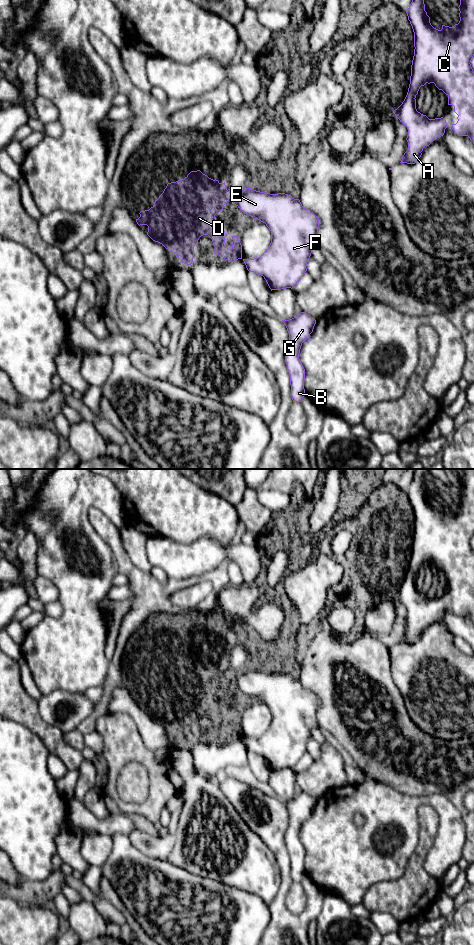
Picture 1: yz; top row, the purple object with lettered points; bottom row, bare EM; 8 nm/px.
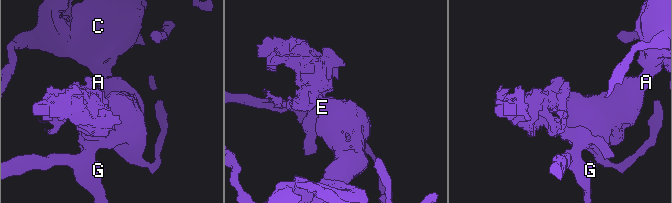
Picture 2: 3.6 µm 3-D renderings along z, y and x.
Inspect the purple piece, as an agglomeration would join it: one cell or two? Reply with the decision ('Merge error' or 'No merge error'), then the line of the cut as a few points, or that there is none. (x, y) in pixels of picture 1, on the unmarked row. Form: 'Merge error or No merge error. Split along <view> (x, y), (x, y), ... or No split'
Merge error. Split along yz (242, 670), (232, 676)

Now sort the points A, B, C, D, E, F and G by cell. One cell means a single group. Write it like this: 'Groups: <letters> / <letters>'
Groups: A B C E F G / D

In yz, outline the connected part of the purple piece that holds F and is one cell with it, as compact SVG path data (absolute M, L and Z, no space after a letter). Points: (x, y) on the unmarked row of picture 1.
M246 668L232 676L232 682L245 694L265 703L271 711L268 729L258 738L243 739L247 750L263 756L271 771L292 769L307 751L312 730L320 727L317 719L319 698L304 688L299 679L285 673L270 674Z

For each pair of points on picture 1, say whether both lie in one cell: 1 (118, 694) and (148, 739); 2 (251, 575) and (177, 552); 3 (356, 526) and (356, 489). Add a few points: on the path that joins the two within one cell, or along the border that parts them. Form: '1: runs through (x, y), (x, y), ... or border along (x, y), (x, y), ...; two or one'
1: runs through (128, 705), (144, 722), (146, 728); one
2: runs through (236, 555), (234, 553), (197, 553); one
3: border along (371, 496), (354, 516), (346, 518), (337, 527); two

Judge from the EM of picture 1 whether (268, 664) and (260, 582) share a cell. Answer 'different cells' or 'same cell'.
same cell

